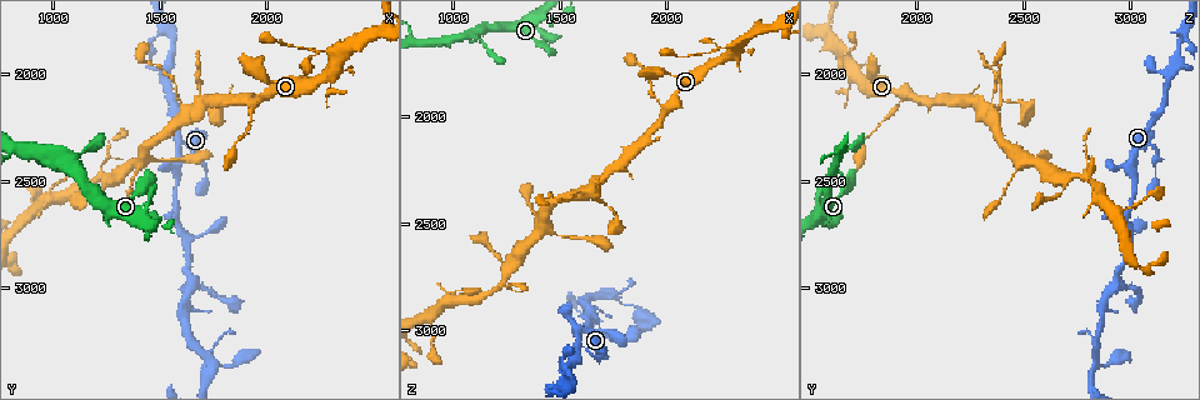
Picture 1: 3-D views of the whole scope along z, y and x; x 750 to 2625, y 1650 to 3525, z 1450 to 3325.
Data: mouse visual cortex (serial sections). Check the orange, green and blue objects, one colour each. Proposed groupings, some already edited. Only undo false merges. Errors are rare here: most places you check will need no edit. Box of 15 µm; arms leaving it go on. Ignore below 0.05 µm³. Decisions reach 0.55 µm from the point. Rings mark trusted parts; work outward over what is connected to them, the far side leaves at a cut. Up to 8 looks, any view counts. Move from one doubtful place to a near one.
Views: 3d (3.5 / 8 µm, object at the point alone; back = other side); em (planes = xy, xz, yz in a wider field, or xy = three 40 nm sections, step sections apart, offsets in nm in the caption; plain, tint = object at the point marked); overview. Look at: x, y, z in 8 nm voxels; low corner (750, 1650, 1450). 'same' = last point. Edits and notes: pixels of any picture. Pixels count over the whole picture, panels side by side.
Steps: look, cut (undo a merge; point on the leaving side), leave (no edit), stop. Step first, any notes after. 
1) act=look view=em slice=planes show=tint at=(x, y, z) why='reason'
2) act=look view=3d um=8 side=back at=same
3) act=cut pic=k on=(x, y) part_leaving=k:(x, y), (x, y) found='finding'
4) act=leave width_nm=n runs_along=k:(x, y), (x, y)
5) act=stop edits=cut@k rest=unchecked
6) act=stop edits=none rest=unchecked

act=look view=3d um=3.5 at=(1070, 2430, 1610) why='three-way junction'

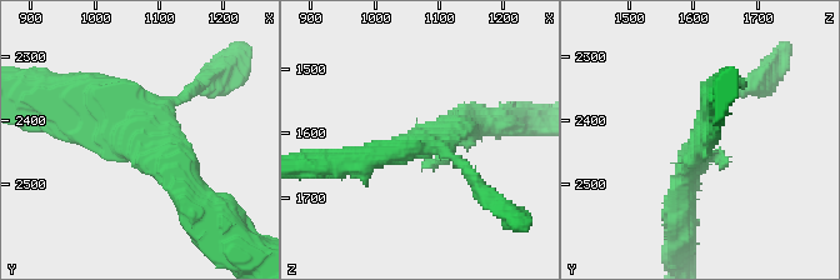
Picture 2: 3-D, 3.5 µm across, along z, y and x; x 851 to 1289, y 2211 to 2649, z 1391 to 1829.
act=look view=em slice=xy step=1 show=tint at=(1080, 2430, 1610) why='shape alone is not enough'

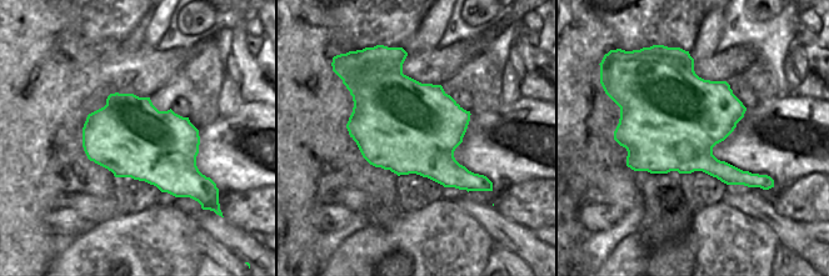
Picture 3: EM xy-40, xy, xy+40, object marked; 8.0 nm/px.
act=leave runs_along=2:(194, 203), (125, 110), (86, 88) found='one cell here'

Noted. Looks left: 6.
act=look view=3d um=3.5 at=(2000, 2100, 1950) why='a fork'

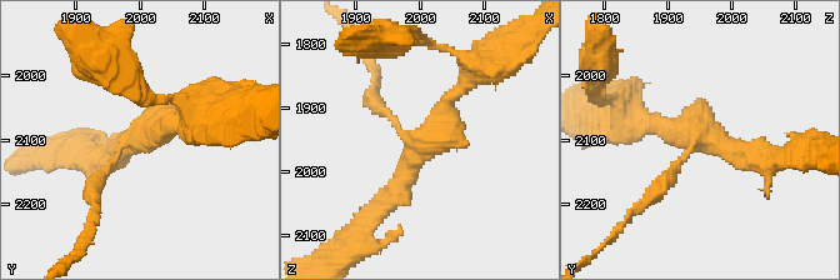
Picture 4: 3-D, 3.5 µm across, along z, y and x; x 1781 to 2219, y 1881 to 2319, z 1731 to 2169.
act=look view=em slice=xy step=2 show=tint at=(2000, 2095, 1960) arms=3 arm_widths_nm=150,200,250 why='need the tissue'

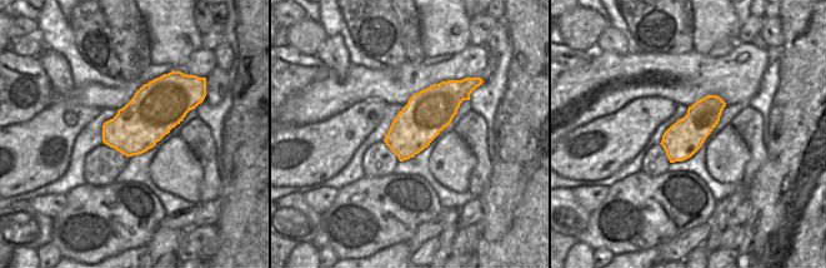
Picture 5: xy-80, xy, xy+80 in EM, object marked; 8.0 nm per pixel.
act=look view=em slice=planes show=tint at=same why='another direction'

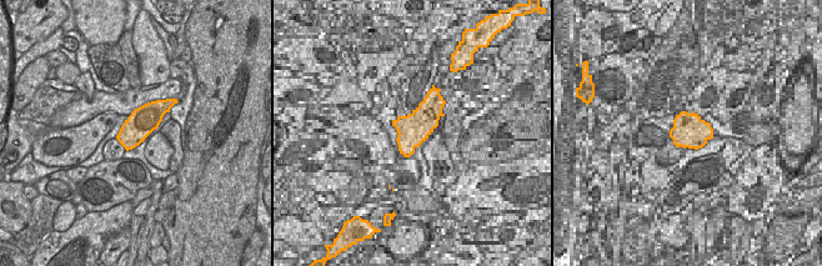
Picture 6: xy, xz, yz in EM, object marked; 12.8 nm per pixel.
act=leave runs_along=4:(466, 80), (381, 211) found='one cell here'

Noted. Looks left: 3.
act=look view=3d um=3.5 at=(2330, 1940, 1670) why='a fork'

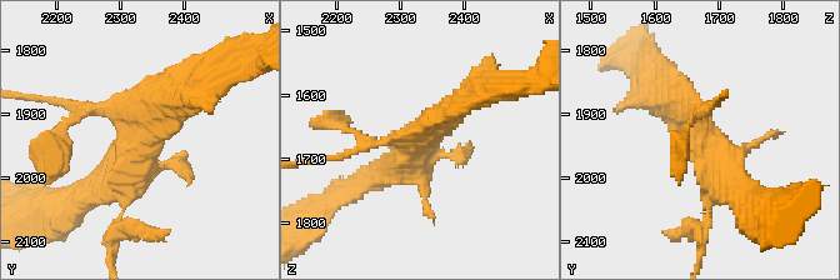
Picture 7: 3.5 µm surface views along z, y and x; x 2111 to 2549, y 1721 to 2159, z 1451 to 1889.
act=look view=em slice=xy step=5 show=plain at=(2330, 1945, 1670)

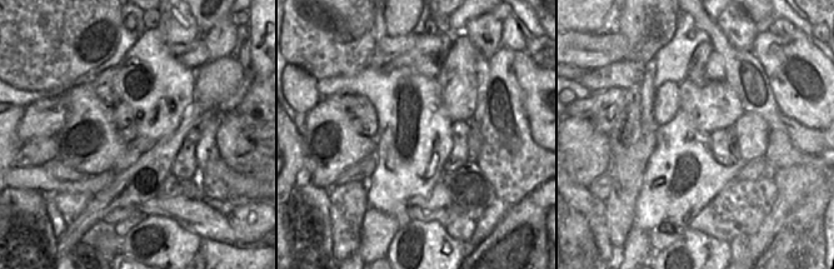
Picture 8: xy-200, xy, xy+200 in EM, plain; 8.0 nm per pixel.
act=look view=em slice=xy step=5 show=tint at=same

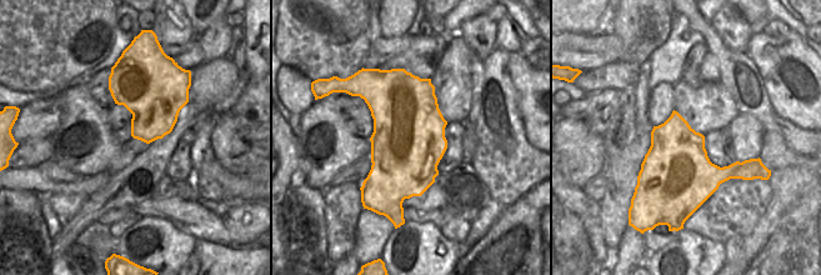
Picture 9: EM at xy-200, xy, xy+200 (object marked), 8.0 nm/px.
act=leave runs_along=7:(94, 194), (190, 94) found='one cell here'

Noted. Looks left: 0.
act=stop edits=none rest=unchecked

